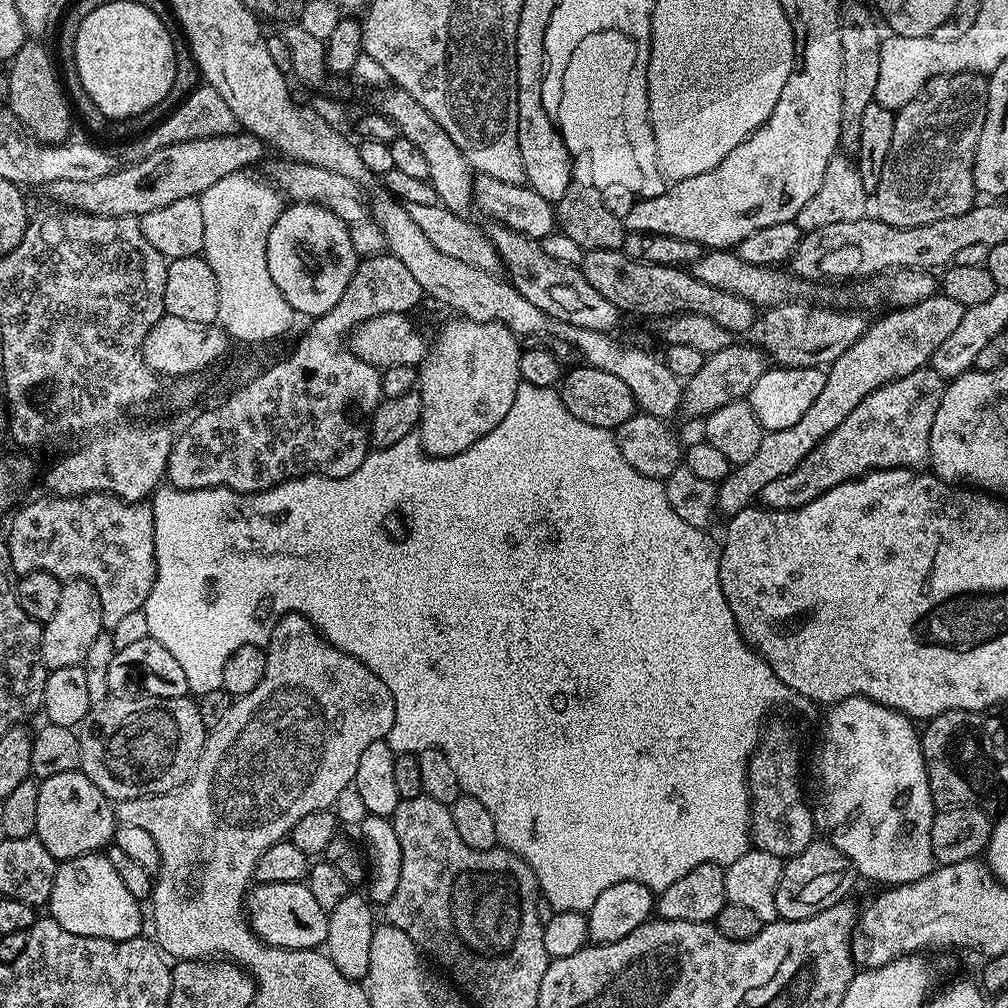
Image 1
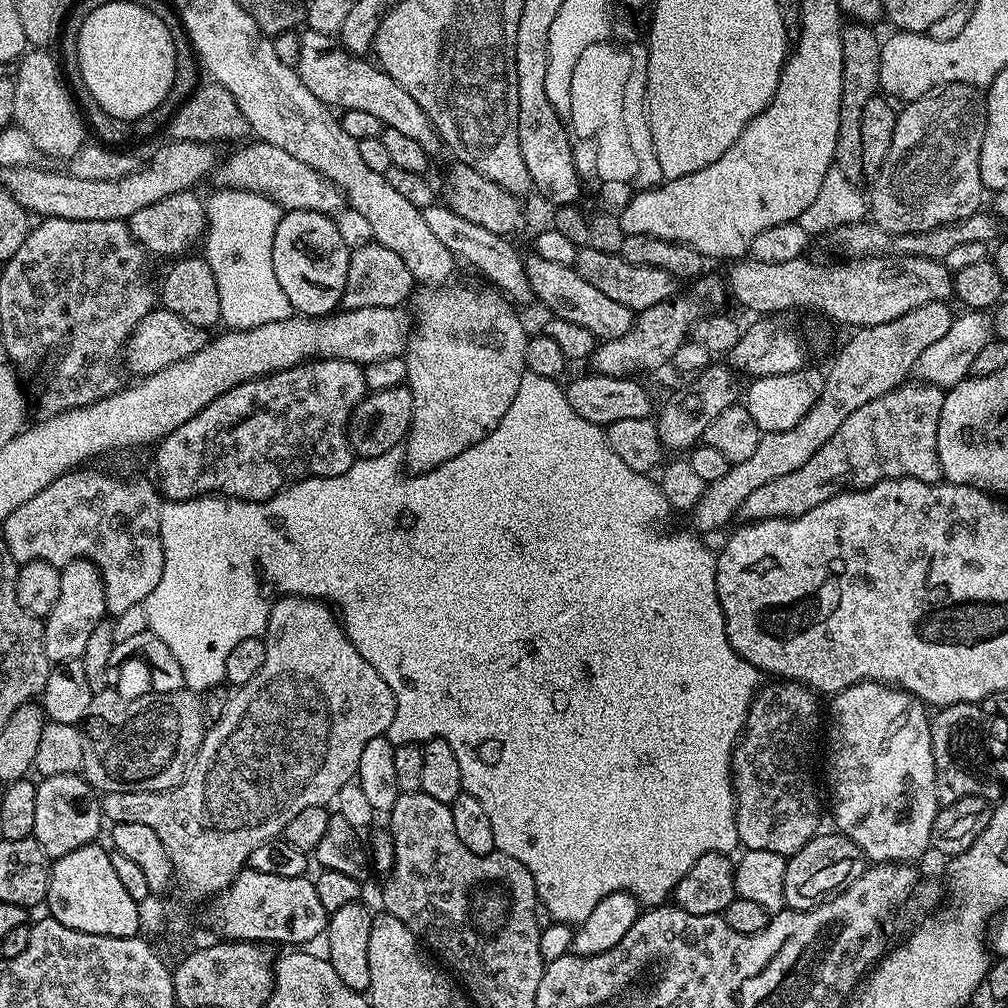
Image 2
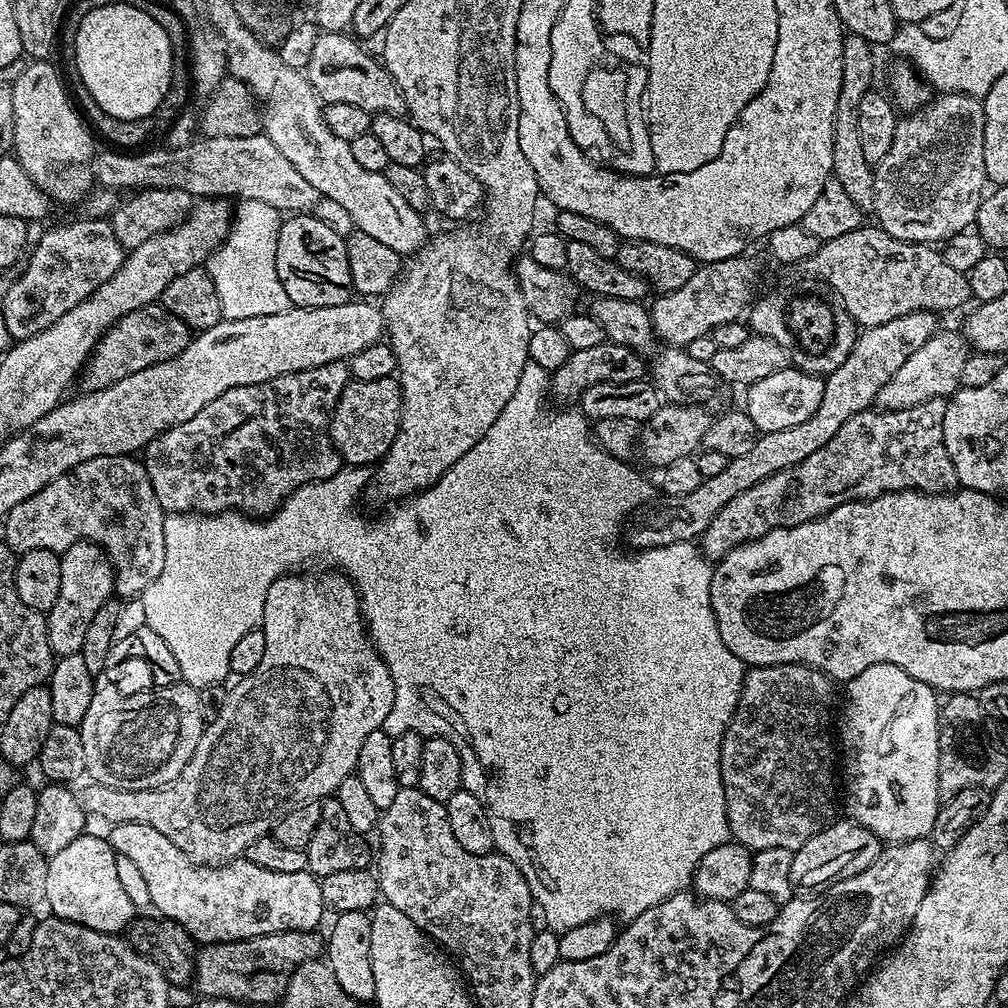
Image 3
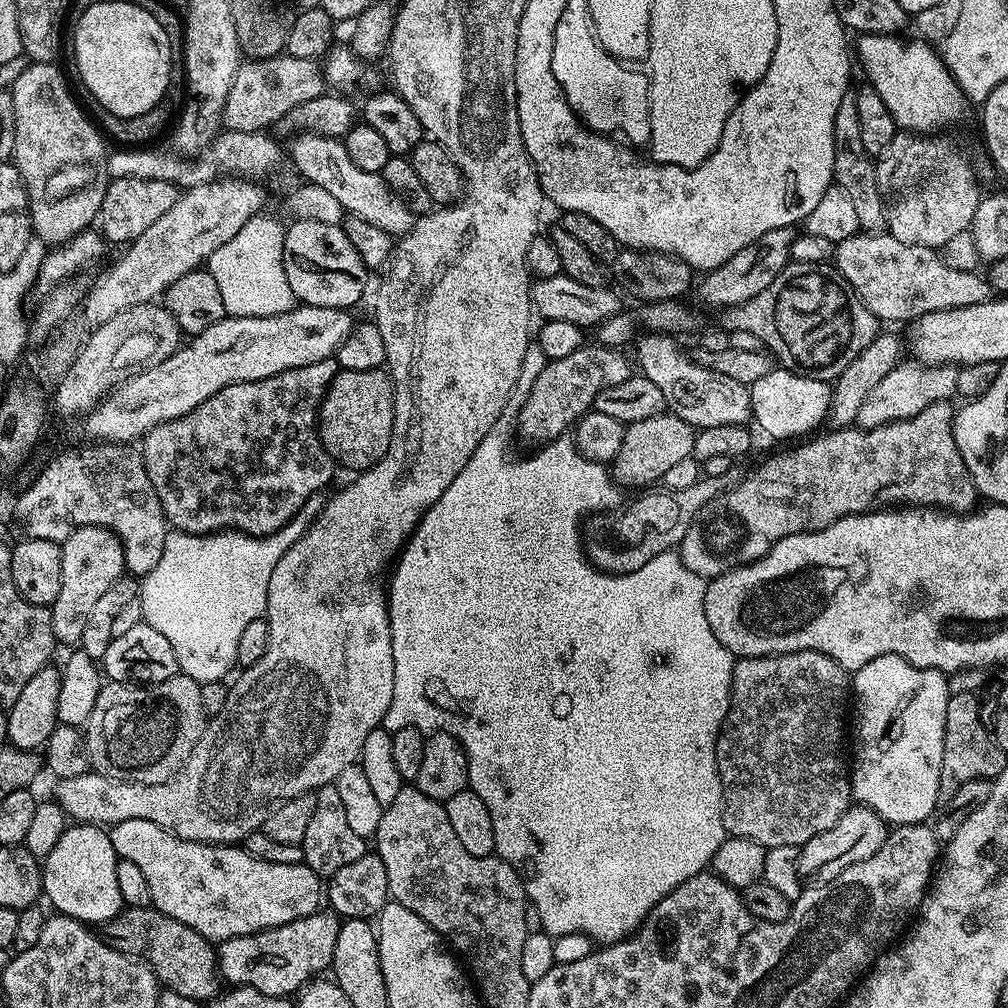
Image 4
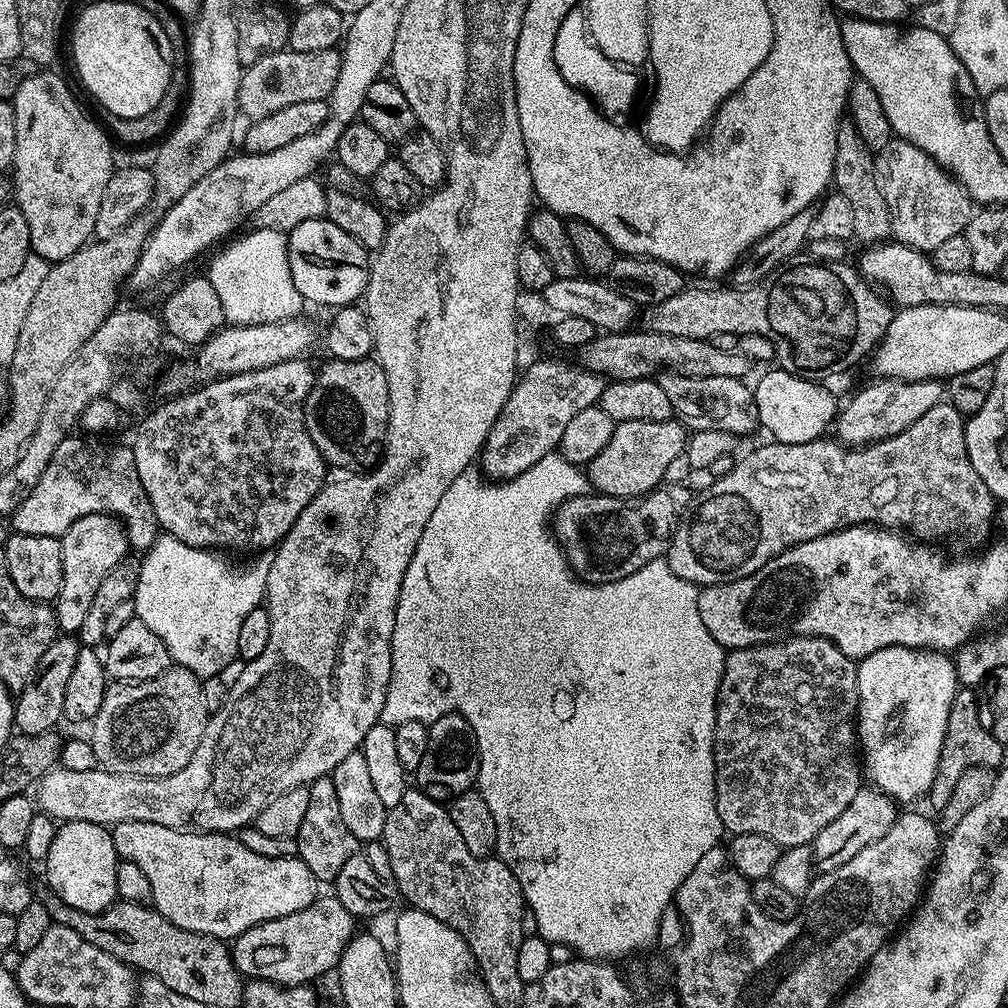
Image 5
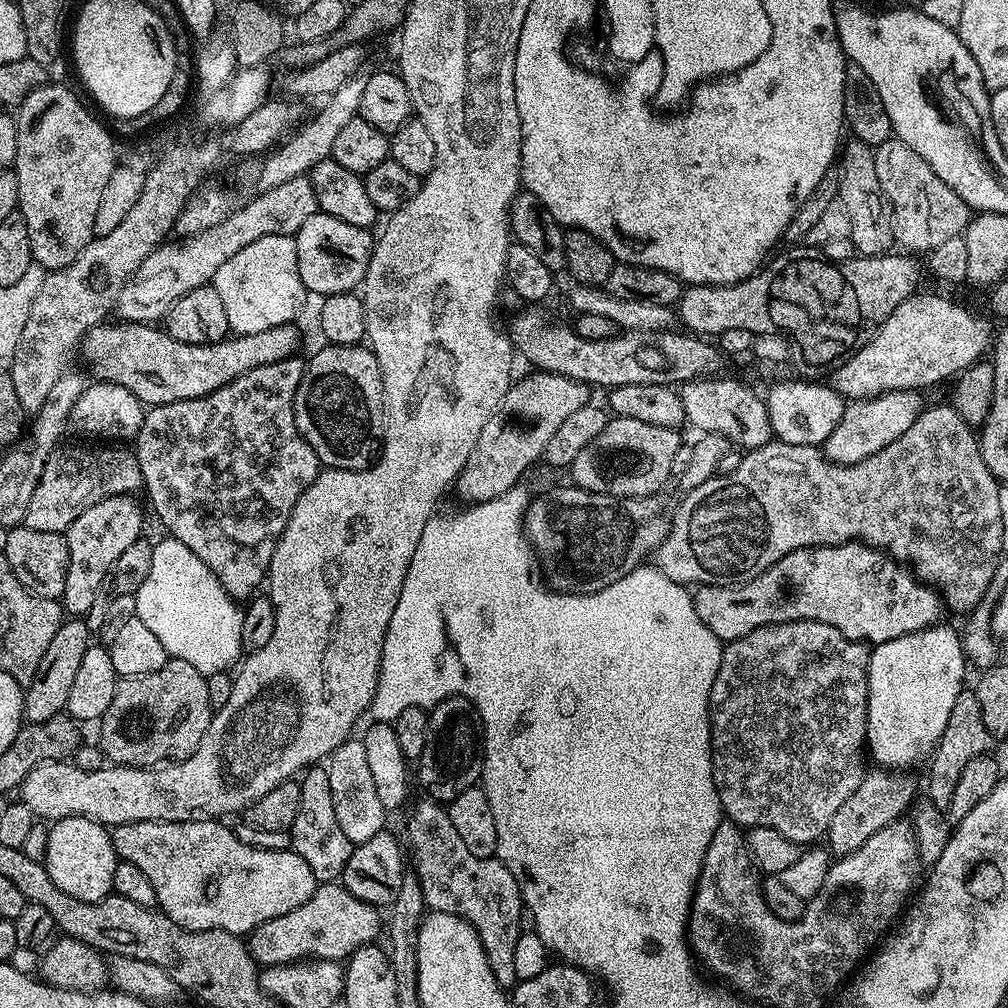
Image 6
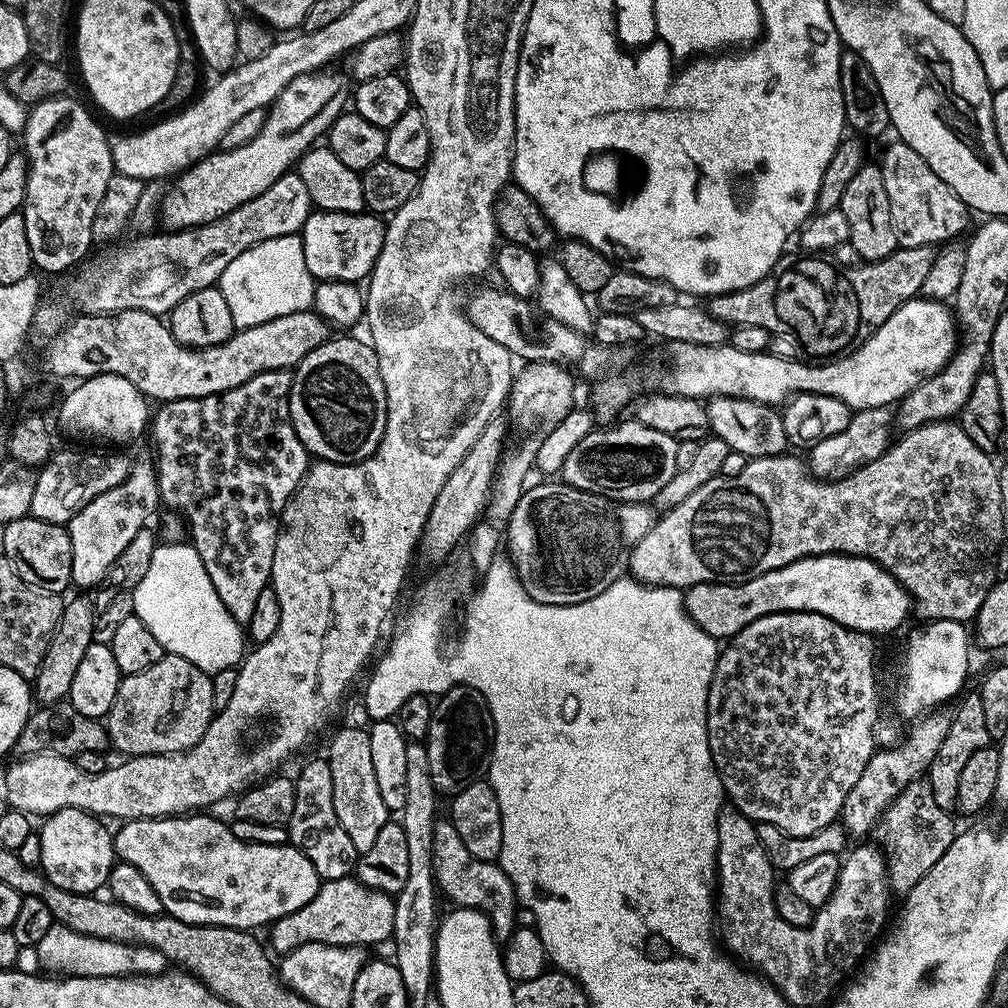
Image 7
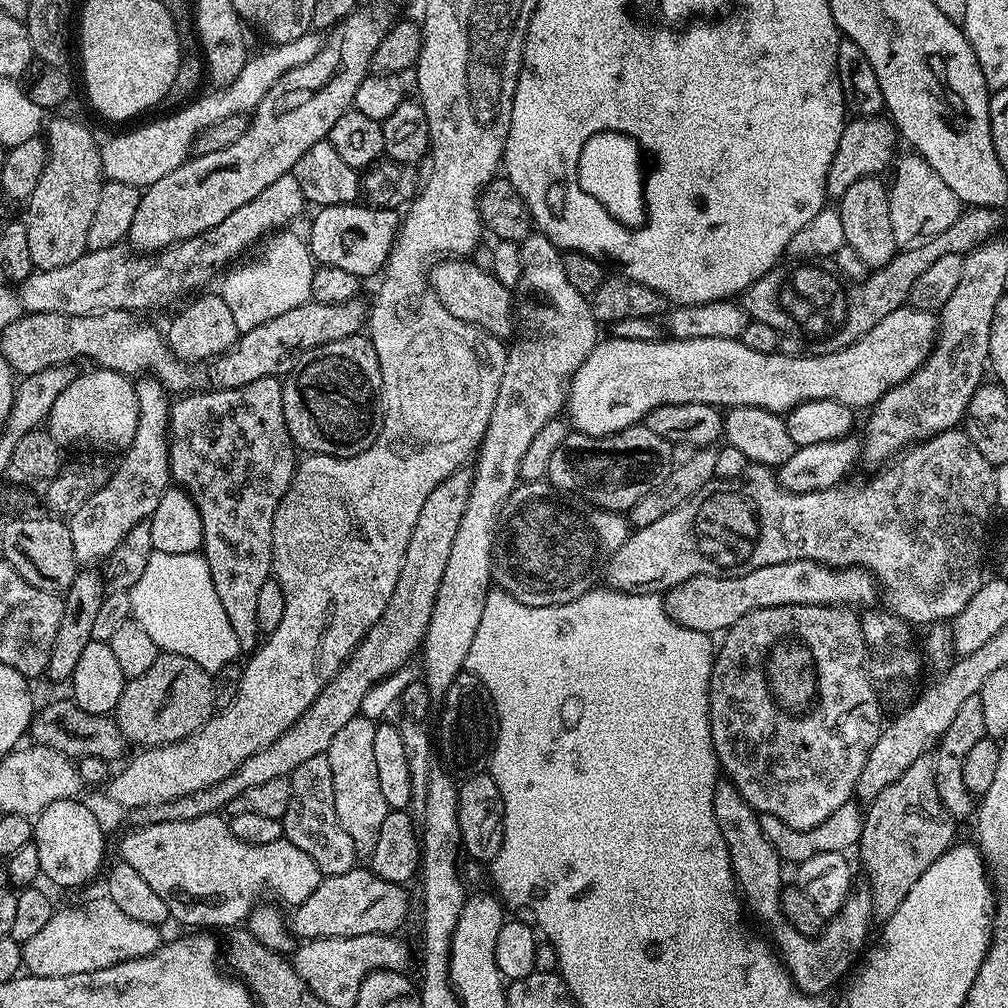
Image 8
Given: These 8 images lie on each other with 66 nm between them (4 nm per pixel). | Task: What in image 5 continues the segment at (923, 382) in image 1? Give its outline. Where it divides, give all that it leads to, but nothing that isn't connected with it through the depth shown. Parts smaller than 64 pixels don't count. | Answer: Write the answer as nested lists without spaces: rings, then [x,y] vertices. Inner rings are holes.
[[[942,402],[938,406],[934,406],[934,410],[926,410],[926,414],[922,414],[922,418],[918,418],[918,422],[914,422],[914,426],[906,426],[906,430],[902,430],[902,434],[894,434],[885,440],[856,446],[851,450],[841,444],[839,439],[831,438],[832,440],[828,440],[829,438],[821,438],[814,442],[802,442],[801,444],[767,442],[768,444],[762,445],[761,448],[756,448],[753,452],[746,453],[744,457],[741,455],[736,461],[734,470],[730,470],[730,474],[725,476],[715,477],[711,481],[713,484],[697,498],[696,505],[689,512],[687,509],[683,513],[680,523],[676,526],[676,533],[672,535],[672,544],[668,547],[666,553],[670,570],[674,574],[678,574],[678,578],[682,578],[694,586],[729,584],[762,570],[762,566],[772,563],[777,556],[782,555],[788,548],[793,548],[802,542],[810,542],[814,538],[837,532],[853,524],[907,530],[920,542],[940,542],[936,540],[942,539],[943,536],[986,535],[988,527],[992,524],[992,518],[994,522],[994,517],[997,515],[998,504],[990,494],[990,490],[986,490],[986,482],[982,482],[982,478],[978,478],[978,470],[974,470],[974,465],[970,463],[970,454],[966,454],[964,422],[965,417],[953,404]]]

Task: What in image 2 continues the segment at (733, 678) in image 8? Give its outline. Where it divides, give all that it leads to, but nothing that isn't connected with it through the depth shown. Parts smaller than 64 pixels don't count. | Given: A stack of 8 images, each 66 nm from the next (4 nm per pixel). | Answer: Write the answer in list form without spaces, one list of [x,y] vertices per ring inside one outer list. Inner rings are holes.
[[[781,679],[768,682],[748,705],[744,731],[732,752],[732,789],[736,795],[736,829],[747,850],[774,850],[785,858],[793,856],[821,831],[820,792],[816,789],[816,735],[821,735],[822,704],[807,684]]]

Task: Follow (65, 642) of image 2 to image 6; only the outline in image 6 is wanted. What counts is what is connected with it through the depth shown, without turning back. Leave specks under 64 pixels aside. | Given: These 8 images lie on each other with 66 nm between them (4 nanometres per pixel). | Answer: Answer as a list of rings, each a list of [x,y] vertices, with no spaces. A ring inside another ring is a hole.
[[[135,495],[111,496],[78,514],[66,533],[70,550],[70,570],[66,574],[66,586],[62,597],[62,607],[69,617],[84,618],[96,604],[100,587],[105,587],[114,562],[122,558],[122,553],[141,539],[140,527],[144,524],[144,512]]]

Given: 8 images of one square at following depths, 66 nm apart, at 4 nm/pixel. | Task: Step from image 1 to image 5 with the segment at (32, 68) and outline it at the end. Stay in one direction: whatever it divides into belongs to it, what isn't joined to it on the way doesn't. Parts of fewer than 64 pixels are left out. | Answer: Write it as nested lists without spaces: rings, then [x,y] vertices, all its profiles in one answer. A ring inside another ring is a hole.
[[[37,70],[26,77],[10,103],[18,117],[17,144],[10,169],[15,207],[22,210],[22,218],[26,218],[26,226],[30,226],[33,253],[49,262],[68,260],[93,239],[98,222],[98,206],[102,206],[102,190],[106,190],[106,182],[110,182],[114,171],[113,141],[105,129],[104,133],[84,113],[83,106],[72,97],[67,82],[55,76],[52,70]]]

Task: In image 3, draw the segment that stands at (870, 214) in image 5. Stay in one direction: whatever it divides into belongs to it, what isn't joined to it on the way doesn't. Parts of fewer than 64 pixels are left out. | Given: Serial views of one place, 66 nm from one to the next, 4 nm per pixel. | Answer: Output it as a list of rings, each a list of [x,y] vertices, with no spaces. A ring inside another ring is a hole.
[[[851,34],[845,35],[842,42],[842,86],[838,90],[838,106],[834,110],[834,134],[832,135],[832,176],[838,182],[842,182],[846,194],[854,206],[861,210],[871,209],[874,202],[874,168],[866,162],[858,131],[858,106],[862,103],[862,94],[873,91],[872,79],[876,76],[876,60],[872,57],[873,45],[866,42],[866,38],[858,38]]]

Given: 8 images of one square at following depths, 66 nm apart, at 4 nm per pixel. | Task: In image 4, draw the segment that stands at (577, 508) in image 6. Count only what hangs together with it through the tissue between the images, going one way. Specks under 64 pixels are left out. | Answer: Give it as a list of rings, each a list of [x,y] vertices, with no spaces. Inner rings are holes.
[[[656,490],[637,495],[640,497],[630,501],[628,505],[625,503],[615,510],[593,515],[583,525],[584,550],[592,564],[600,571],[621,576],[638,570],[646,566],[650,558],[675,549],[680,539],[688,533],[690,517],[687,510],[676,501],[679,500],[677,493],[667,490],[652,491]]]

